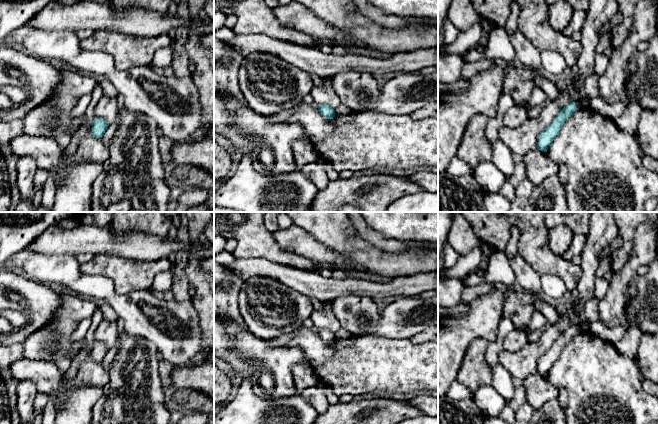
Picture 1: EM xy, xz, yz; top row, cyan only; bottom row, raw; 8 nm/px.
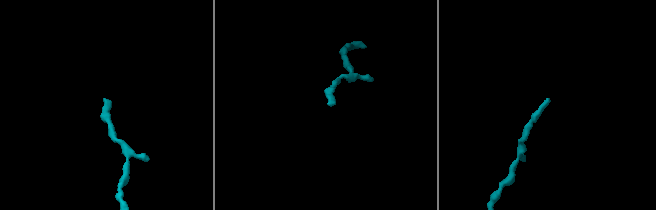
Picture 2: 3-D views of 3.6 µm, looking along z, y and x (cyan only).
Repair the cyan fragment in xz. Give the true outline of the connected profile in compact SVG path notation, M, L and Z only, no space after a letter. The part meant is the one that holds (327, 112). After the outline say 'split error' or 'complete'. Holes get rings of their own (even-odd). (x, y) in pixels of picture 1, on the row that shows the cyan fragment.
M319 104L318 111L325 119L333 119L335 117L335 110L327 104Z | complete

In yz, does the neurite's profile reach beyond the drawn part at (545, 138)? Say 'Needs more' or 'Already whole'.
Needs more

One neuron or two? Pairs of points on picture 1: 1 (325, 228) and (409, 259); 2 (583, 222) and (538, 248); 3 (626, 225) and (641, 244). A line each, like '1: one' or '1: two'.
1: one
2: two
3: two

